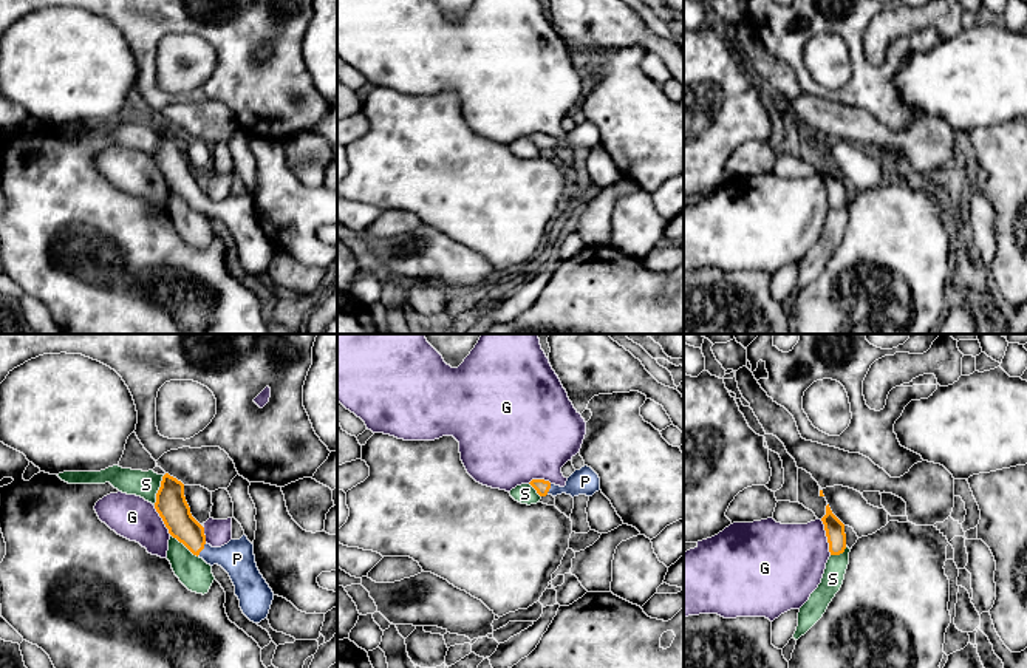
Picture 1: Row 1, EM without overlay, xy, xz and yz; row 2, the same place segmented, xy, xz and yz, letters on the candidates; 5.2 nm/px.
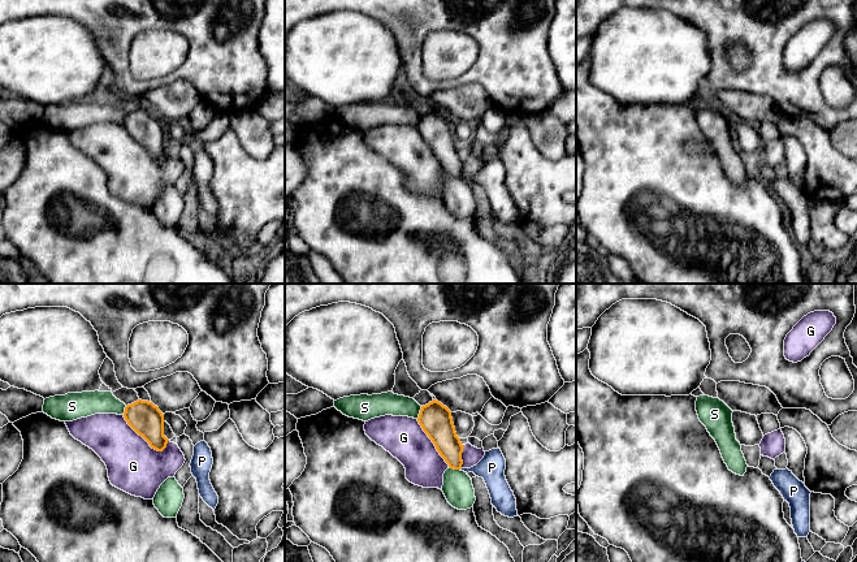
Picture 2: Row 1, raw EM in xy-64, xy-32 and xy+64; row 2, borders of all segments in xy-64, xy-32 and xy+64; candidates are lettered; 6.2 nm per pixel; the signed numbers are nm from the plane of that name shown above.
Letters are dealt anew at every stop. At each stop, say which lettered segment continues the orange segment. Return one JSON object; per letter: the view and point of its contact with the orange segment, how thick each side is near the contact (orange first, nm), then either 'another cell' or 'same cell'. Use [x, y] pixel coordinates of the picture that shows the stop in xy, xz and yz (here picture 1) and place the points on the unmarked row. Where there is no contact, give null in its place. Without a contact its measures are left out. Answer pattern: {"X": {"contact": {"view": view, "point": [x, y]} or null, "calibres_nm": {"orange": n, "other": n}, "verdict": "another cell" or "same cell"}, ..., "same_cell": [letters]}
{"G": {"contact": {"view": "yz", "point": [826, 189]}, "calibres_nm": {"orange": 100, "other": 400}, "verdict": "another cell"}, "P": {"contact": {"view": "xy", "point": [203, 201]}, "calibres_nm": {"orange": 160, "other": 180}, "verdict": "same cell"}, "S": {"contact": {"view": "xy", "point": [158, 144]}, "calibres_nm": {"orange": 160, "other": 140}, "verdict": "another cell"}, "same_cell": ["P"]}

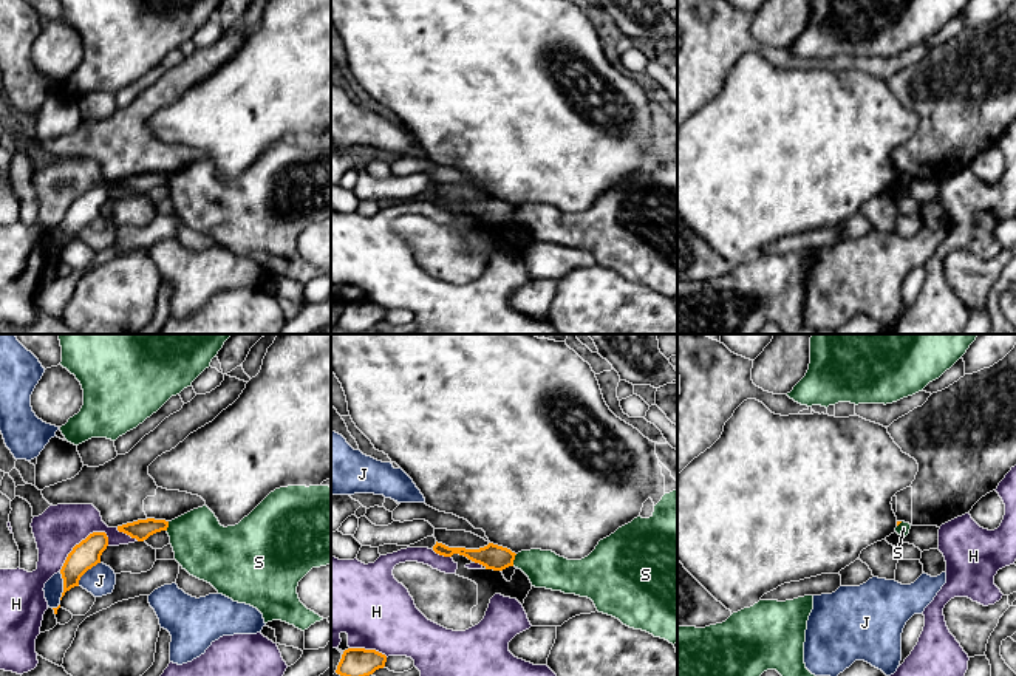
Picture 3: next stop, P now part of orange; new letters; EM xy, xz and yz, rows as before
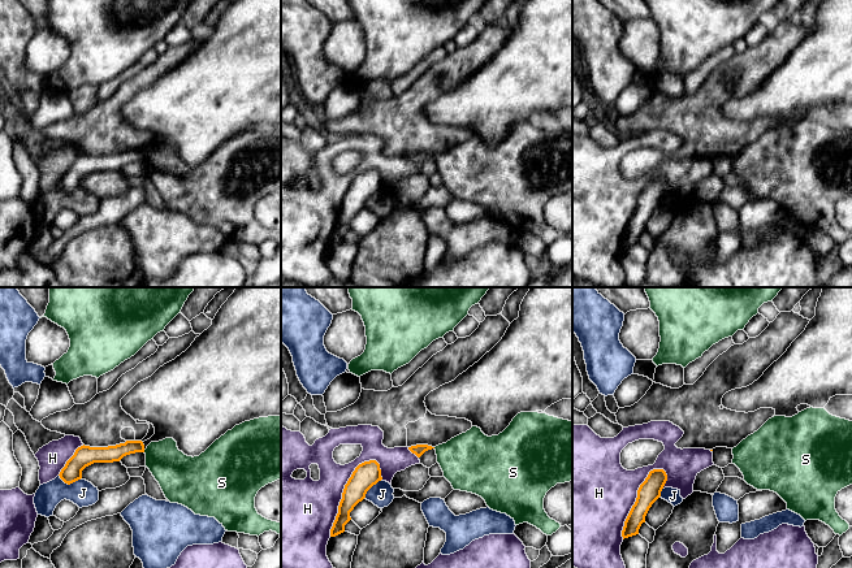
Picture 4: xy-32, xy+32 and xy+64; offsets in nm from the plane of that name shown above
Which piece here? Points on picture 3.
{"H": {"contact": {"view": "xy", "point": [79, 197]}, "calibres_nm": {"orange": 140, "other": 240}, "verdict": "another cell"}, "J": {"contact": {"view": "xy", "point": [85, 225]}, "calibres_nm": {"orange": 140, "other": 160}, "verdict": "another cell"}, "S": {"contact": {"view": "xz", "point": [514, 212]}, "calibres_nm": {"orange": 130, "other": 190}, "verdict": "another cell"}, "same_cell": []}

